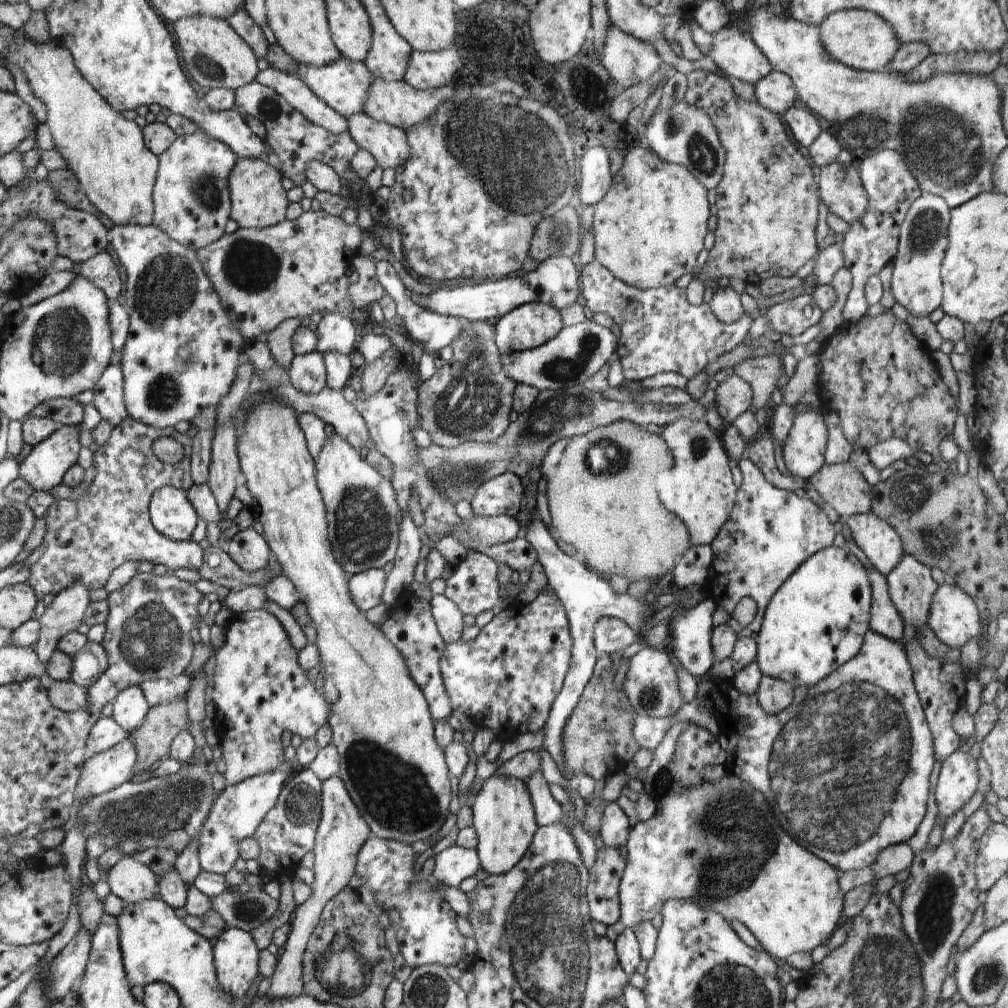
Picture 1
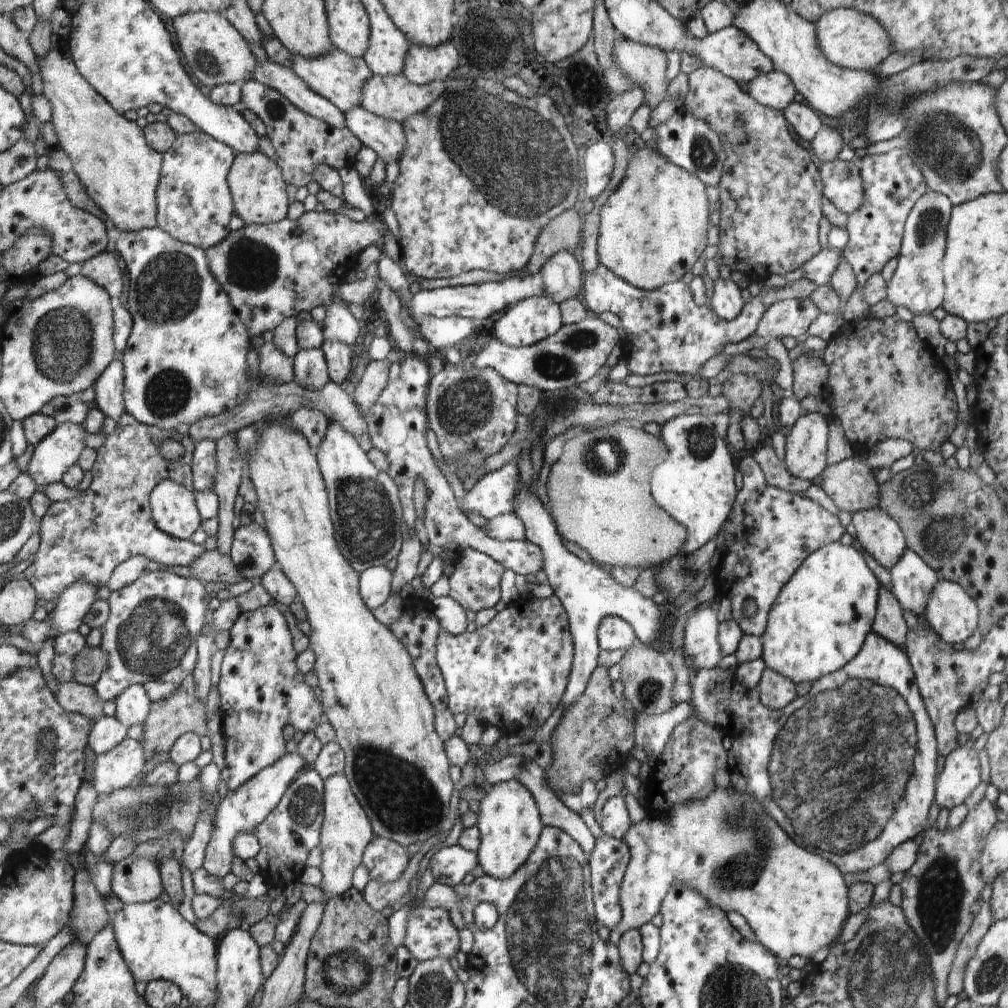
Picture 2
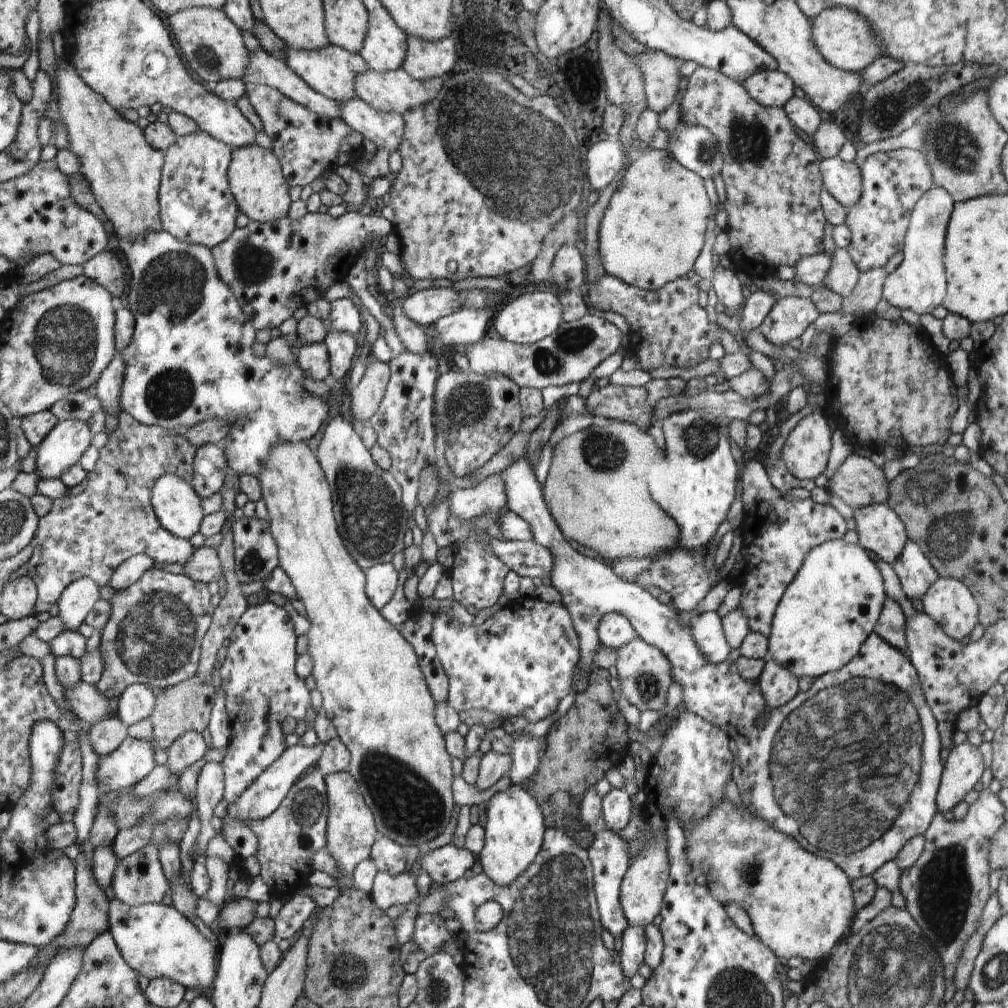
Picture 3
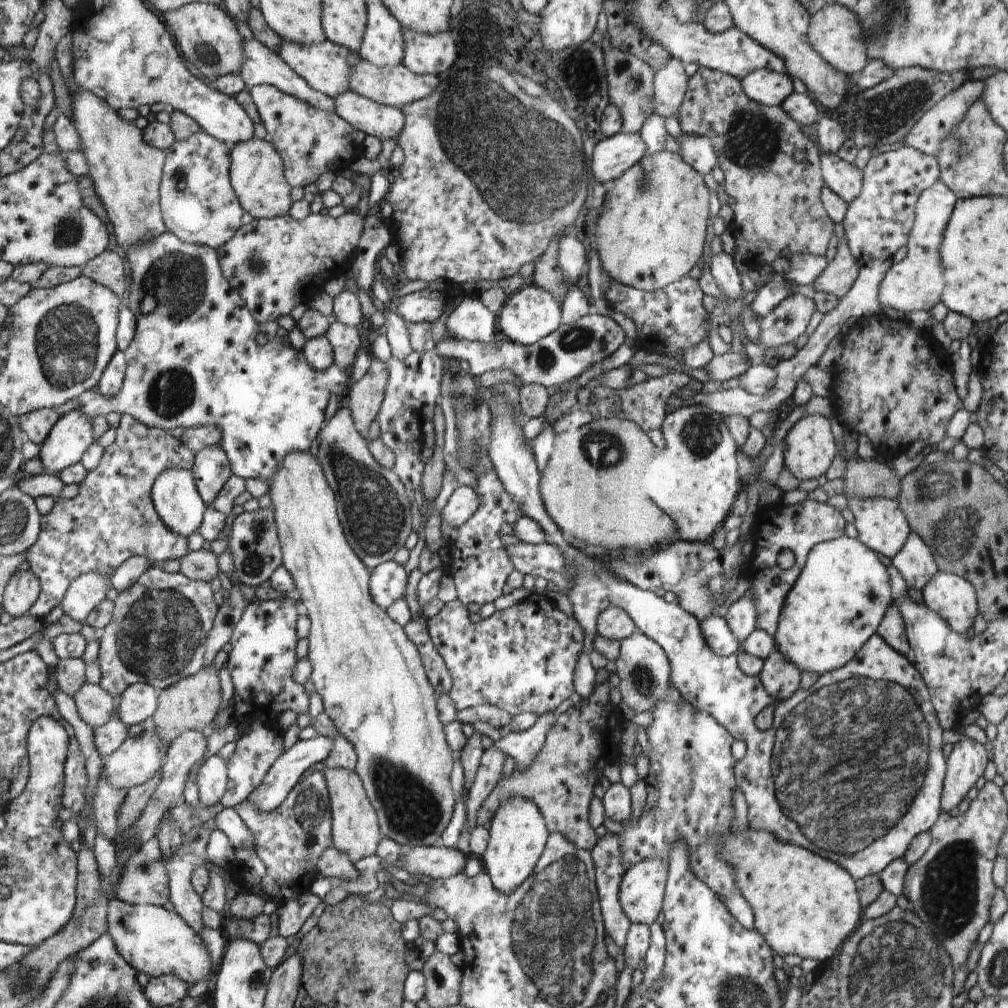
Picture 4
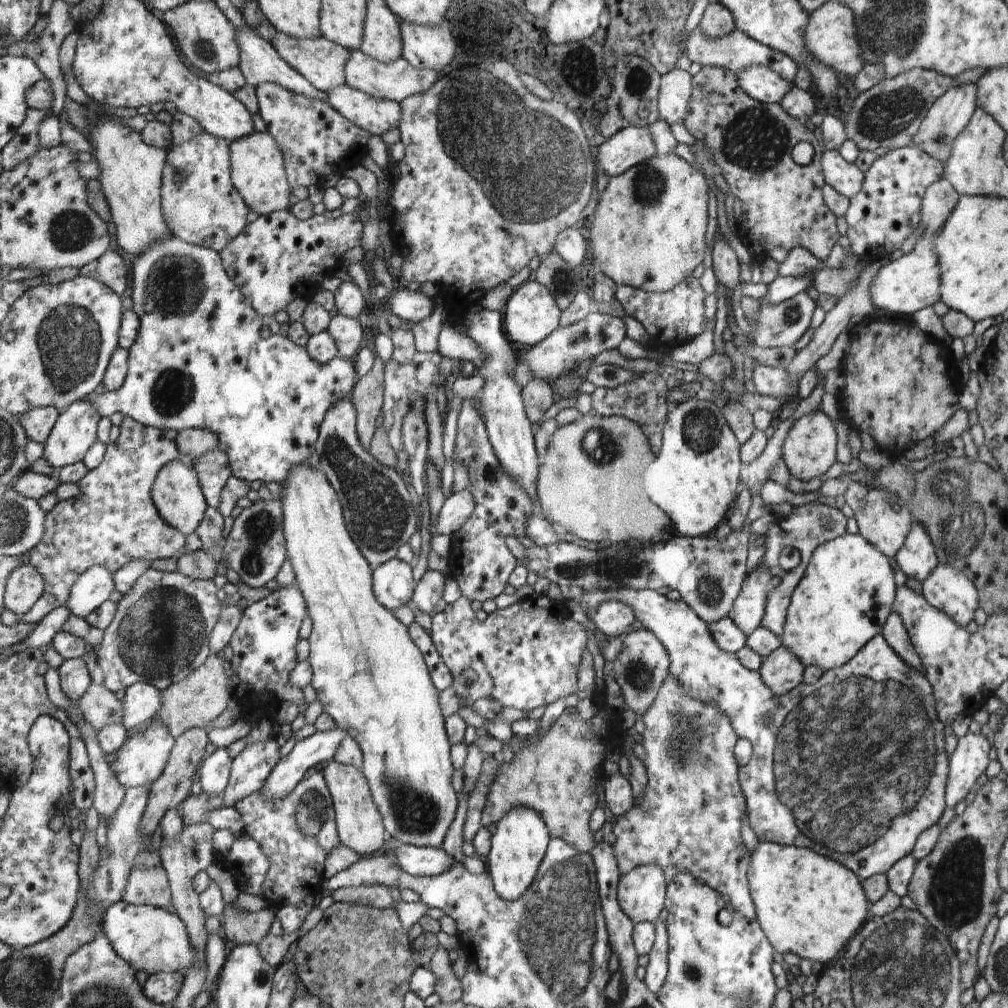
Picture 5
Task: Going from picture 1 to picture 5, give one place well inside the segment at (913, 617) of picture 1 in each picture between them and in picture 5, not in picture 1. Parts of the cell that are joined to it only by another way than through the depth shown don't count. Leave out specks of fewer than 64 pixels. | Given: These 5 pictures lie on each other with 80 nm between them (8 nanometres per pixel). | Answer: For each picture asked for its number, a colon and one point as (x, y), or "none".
2: (913, 580)
3: (915, 572)
4: (915, 562)
5: (917, 558)

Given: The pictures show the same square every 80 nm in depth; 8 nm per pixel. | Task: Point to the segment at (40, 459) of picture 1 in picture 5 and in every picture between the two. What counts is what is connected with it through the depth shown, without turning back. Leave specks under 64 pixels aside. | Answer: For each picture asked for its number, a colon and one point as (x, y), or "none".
2: (53, 456)
3: (63, 447)
4: (70, 438)
5: (75, 432)

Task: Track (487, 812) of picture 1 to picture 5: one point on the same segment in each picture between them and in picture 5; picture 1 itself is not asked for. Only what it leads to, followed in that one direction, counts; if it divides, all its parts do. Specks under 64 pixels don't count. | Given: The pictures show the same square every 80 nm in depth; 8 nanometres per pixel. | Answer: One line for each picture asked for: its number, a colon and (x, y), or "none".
2: (508, 820)
3: (514, 832)
4: (518, 835)
5: (520, 844)

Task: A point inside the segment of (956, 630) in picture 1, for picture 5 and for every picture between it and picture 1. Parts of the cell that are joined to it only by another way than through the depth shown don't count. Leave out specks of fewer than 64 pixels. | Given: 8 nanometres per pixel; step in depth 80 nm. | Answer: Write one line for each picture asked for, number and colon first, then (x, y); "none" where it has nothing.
2: (951, 612)
3: (947, 601)
4: (951, 596)
5: (947, 588)

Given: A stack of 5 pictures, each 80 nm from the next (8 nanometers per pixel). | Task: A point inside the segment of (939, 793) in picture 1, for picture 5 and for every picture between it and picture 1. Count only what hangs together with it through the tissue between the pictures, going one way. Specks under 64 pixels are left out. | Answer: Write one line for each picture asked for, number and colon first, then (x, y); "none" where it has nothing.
2: (961, 774)
3: (962, 771)
4: (966, 763)
5: (970, 760)

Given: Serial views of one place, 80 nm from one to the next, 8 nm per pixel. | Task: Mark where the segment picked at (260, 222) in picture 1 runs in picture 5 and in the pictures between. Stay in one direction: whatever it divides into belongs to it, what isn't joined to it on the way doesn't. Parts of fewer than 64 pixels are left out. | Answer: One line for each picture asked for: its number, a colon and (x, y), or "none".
2: (259, 194)
3: (261, 192)
4: (256, 174)
5: (258, 172)

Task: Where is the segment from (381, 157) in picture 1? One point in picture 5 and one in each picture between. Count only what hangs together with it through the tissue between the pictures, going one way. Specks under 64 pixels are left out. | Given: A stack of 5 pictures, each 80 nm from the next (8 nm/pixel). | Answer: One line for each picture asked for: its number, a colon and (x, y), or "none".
2: (387, 138)
3: (386, 130)
4: (379, 120)
5: (378, 116)

